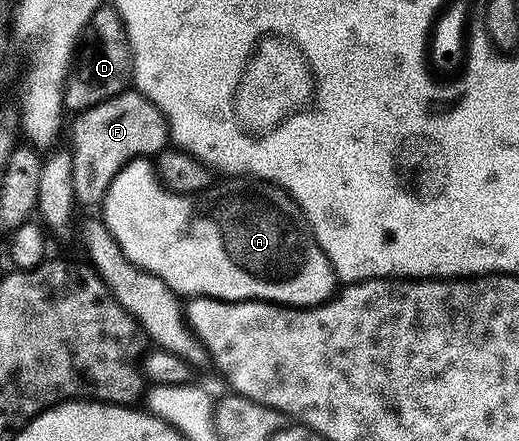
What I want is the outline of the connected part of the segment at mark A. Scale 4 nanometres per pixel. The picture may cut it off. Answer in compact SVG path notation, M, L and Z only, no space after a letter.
M133 158L133 160L116 175L112 184L108 188L106 198L100 207L100 217L105 222L116 244L136 264L141 270L152 272L168 284L168 288L179 296L189 296L191 298L219 298L225 302L272 302L279 306L292 306L295 308L309 308L320 306L323 302L330 301L336 294L336 279L334 269L324 256L320 244L316 244L314 235L310 233L309 226L306 225L306 218L300 212L300 208L293 202L286 191L272 182L259 182L257 180L230 180L227 186L215 185L213 188L193 196L188 194L174 194L167 190L158 178L158 173L154 171L153 161L144 158Z

